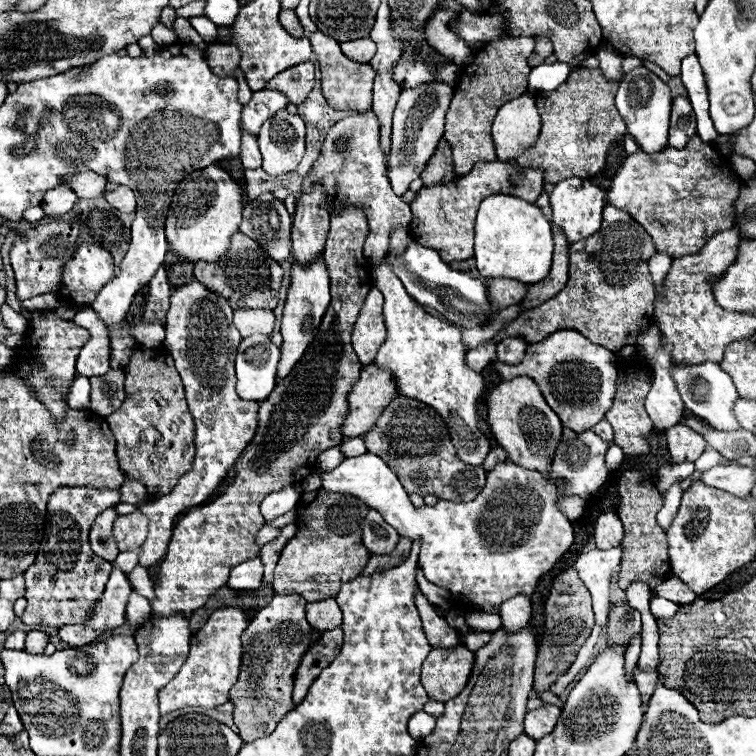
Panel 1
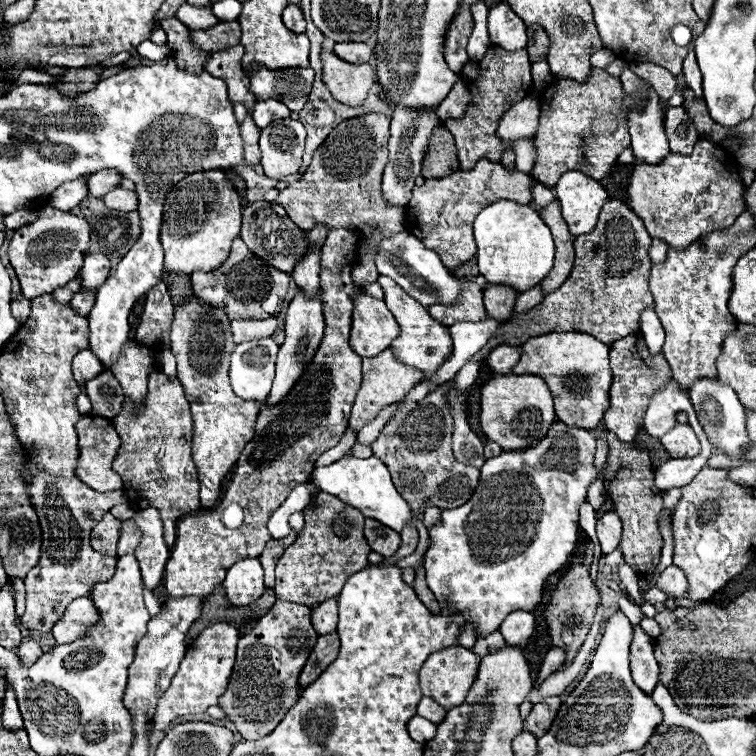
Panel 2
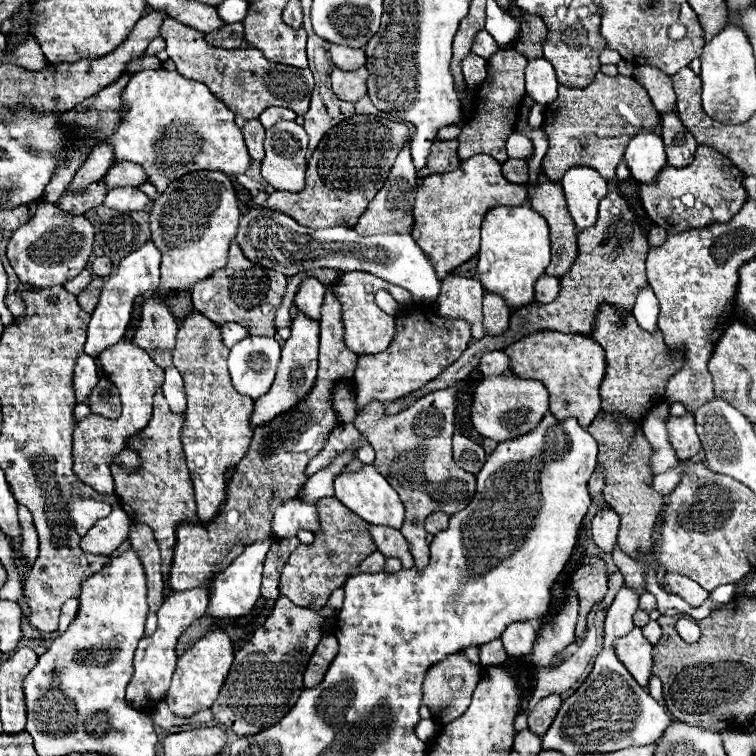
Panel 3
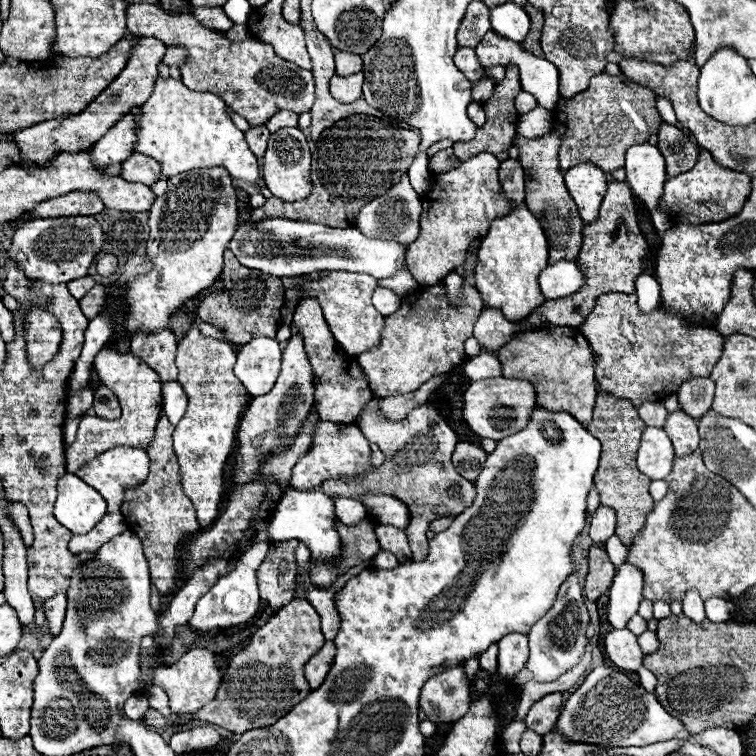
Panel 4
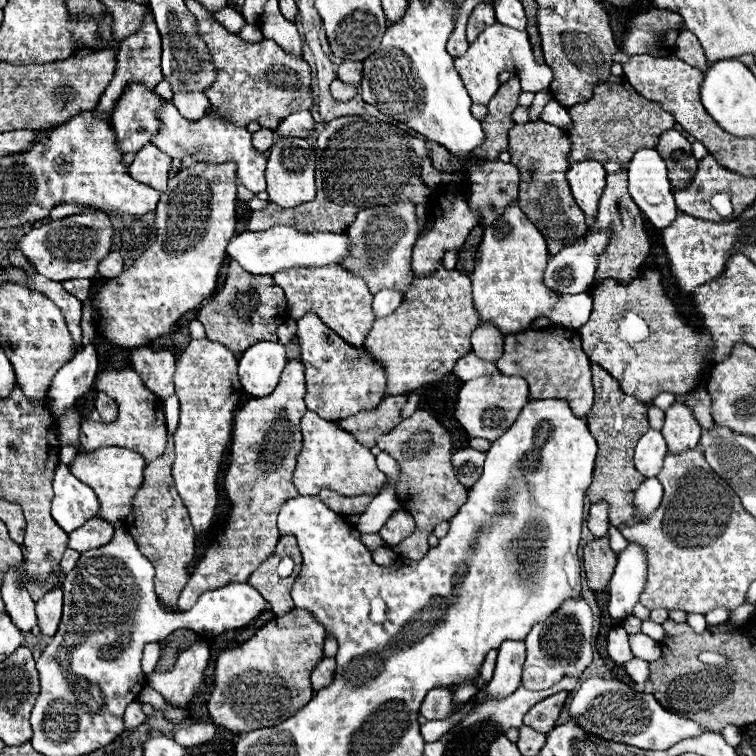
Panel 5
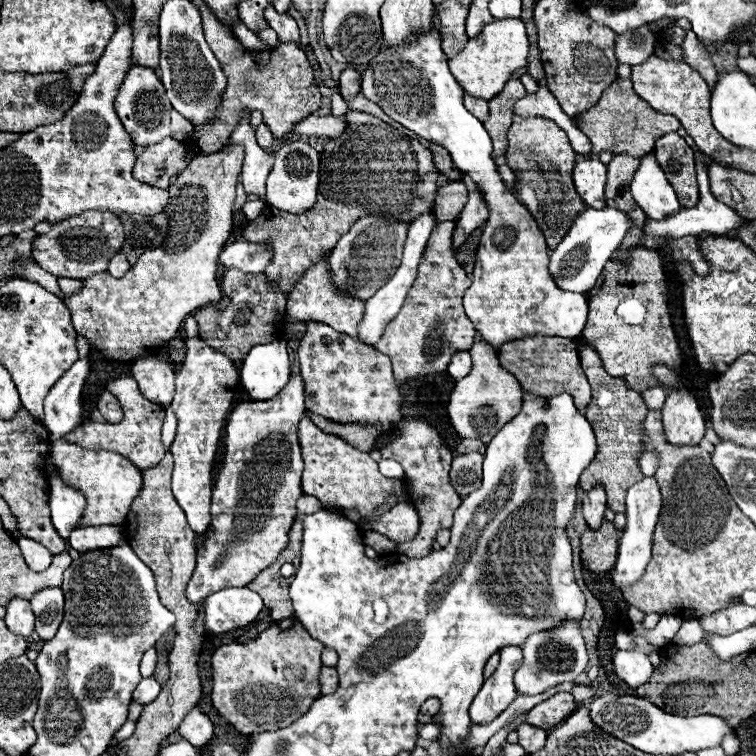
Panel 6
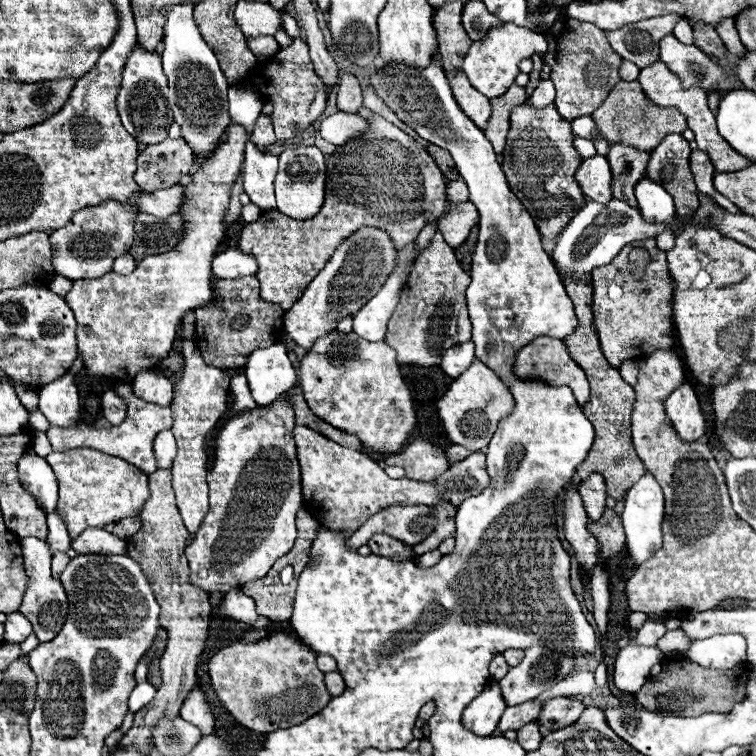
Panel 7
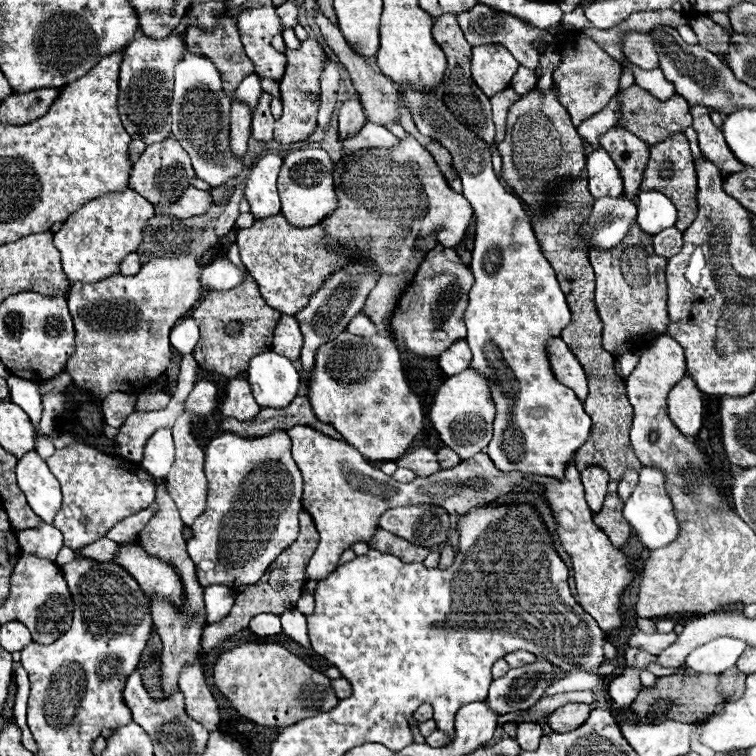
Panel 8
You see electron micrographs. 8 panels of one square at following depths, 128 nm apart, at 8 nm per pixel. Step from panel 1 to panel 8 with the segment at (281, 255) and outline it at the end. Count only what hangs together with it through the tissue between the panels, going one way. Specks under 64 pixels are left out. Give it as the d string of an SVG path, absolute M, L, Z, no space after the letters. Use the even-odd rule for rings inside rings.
M218 258L214 264L210 264L202 270L200 286L206 292L212 292L212 290L226 292L230 288L236 288L236 284L240 284L244 280L244 276L246 276L246 272L232 266L226 258Z

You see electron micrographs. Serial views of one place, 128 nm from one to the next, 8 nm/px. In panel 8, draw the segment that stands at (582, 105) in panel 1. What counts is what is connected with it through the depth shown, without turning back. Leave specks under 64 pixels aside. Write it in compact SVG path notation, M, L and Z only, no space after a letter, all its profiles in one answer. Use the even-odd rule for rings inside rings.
M630 86L620 94L622 100L622 116L618 120L620 126L628 128L636 136L640 136L646 144L654 146L658 142L664 142L668 136L676 132L684 132L688 126L692 126L692 116L688 112L688 102L684 102L678 94L674 94L670 100L658 100L650 96L640 86Z

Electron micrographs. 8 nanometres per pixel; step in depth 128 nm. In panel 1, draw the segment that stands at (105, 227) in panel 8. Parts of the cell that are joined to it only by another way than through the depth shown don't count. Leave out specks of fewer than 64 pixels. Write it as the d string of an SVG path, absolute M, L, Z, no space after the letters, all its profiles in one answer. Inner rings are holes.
M62 220L42 222L40 226L30 228L18 236L18 240L10 250L10 260L16 274L16 294L20 300L58 292L62 280L60 270L66 266L66 260L72 258L72 252L78 246L76 244L78 236L80 236L78 222L62 222Z

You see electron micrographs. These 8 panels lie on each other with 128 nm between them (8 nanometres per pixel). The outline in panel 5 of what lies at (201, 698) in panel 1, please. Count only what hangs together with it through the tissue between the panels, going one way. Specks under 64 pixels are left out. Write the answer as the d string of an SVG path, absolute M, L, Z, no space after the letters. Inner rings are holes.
M196 642L184 650L170 672L154 672L148 684L158 690L170 704L184 706L202 688L202 674L208 666L210 650L206 642Z

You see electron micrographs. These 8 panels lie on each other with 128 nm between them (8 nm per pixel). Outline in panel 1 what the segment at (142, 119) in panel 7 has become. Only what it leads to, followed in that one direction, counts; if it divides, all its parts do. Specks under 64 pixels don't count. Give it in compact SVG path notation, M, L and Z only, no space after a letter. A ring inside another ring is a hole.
M60 186L60 188L54 188L50 190L44 200L42 200L42 208L46 212L46 216L50 218L60 218L62 214L66 214L74 204L76 204L78 196L72 192L70 186Z

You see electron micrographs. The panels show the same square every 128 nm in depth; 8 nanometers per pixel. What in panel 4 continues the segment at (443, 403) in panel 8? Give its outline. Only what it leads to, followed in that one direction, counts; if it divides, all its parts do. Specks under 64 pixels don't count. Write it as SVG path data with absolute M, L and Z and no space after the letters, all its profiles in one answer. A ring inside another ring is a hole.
M484 308L482 316L474 326L474 338L490 354L496 354L516 332L518 326L508 322L502 312L494 308ZM503 376L474 381L464 392L464 420L480 438L502 440L504 436L518 432L530 420L530 412L536 408L536 390L526 380Z

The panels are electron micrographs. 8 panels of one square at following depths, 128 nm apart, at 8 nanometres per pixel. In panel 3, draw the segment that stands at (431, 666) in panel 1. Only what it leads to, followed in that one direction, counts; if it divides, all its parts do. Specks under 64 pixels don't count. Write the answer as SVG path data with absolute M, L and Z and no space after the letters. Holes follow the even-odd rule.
M452 654L446 660L434 664L424 680L424 704L432 710L432 718L440 724L456 720L456 716L462 716L470 704L472 692L480 680L480 668L478 664L472 664L466 660L464 654Z

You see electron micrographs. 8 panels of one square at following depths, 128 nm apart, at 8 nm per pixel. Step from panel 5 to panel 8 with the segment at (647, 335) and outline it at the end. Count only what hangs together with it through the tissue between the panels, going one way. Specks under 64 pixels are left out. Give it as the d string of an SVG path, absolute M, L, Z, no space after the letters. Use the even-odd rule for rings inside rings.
M634 222L628 238L610 250L592 248L590 262L596 272L596 306L604 322L604 348L614 356L630 350L644 350L656 336L668 330L668 290L666 290L666 260L654 254L652 236L644 234Z

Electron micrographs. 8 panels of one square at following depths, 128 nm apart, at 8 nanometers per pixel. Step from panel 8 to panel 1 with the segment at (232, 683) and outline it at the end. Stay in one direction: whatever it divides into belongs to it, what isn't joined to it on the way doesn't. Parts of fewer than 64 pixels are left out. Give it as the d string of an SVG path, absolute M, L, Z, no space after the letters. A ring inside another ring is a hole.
M298 594L274 596L272 602L262 608L242 634L242 666L234 688L228 694L228 702L234 704L234 724L244 742L252 742L260 736L268 736L276 724L290 712L294 674L300 666L304 652L310 648L312 628L304 616L306 600Z

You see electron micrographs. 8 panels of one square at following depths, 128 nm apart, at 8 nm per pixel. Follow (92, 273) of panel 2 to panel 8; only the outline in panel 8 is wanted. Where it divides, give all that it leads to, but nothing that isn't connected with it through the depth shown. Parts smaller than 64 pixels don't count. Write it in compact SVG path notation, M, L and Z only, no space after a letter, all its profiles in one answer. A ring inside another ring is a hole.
M132 252L132 254L128 254L126 258L124 258L124 262L120 264L120 272L122 274L136 274L138 270L140 270L140 258L138 258L138 254L136 252Z

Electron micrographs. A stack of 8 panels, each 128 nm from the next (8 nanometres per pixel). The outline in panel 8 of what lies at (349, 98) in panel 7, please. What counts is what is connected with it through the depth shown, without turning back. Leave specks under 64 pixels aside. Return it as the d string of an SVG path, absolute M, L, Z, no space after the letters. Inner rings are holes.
M358 98L346 100L338 112L338 130L340 130L340 138L350 138L354 134L360 132L362 124L366 124L366 116L362 112L362 104L358 102Z

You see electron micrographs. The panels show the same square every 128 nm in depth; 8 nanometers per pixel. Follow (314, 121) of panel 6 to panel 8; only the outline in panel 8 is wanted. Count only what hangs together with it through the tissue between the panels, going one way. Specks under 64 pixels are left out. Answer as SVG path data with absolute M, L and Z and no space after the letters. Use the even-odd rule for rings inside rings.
M366 122L354 138L344 140L344 146L348 150L368 150L368 148L388 148L394 150L400 144L400 140L386 128Z

